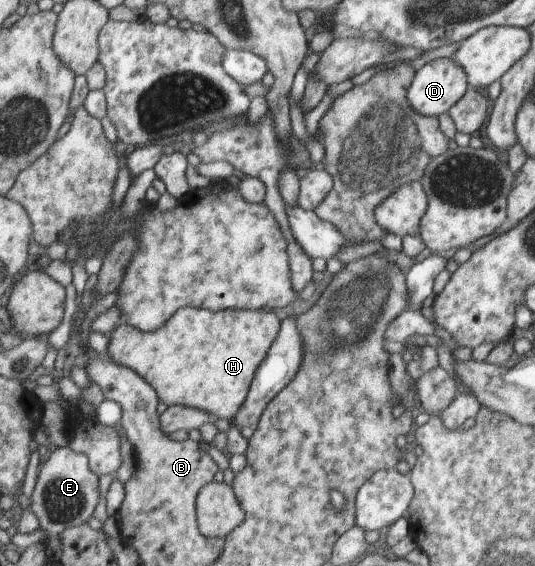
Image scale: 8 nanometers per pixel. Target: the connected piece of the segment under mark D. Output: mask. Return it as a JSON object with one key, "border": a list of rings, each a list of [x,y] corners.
{"border":[[[436,58],[426,63],[414,76],[409,90],[410,104],[424,116],[438,117],[468,92],[466,72],[452,58]]]}

